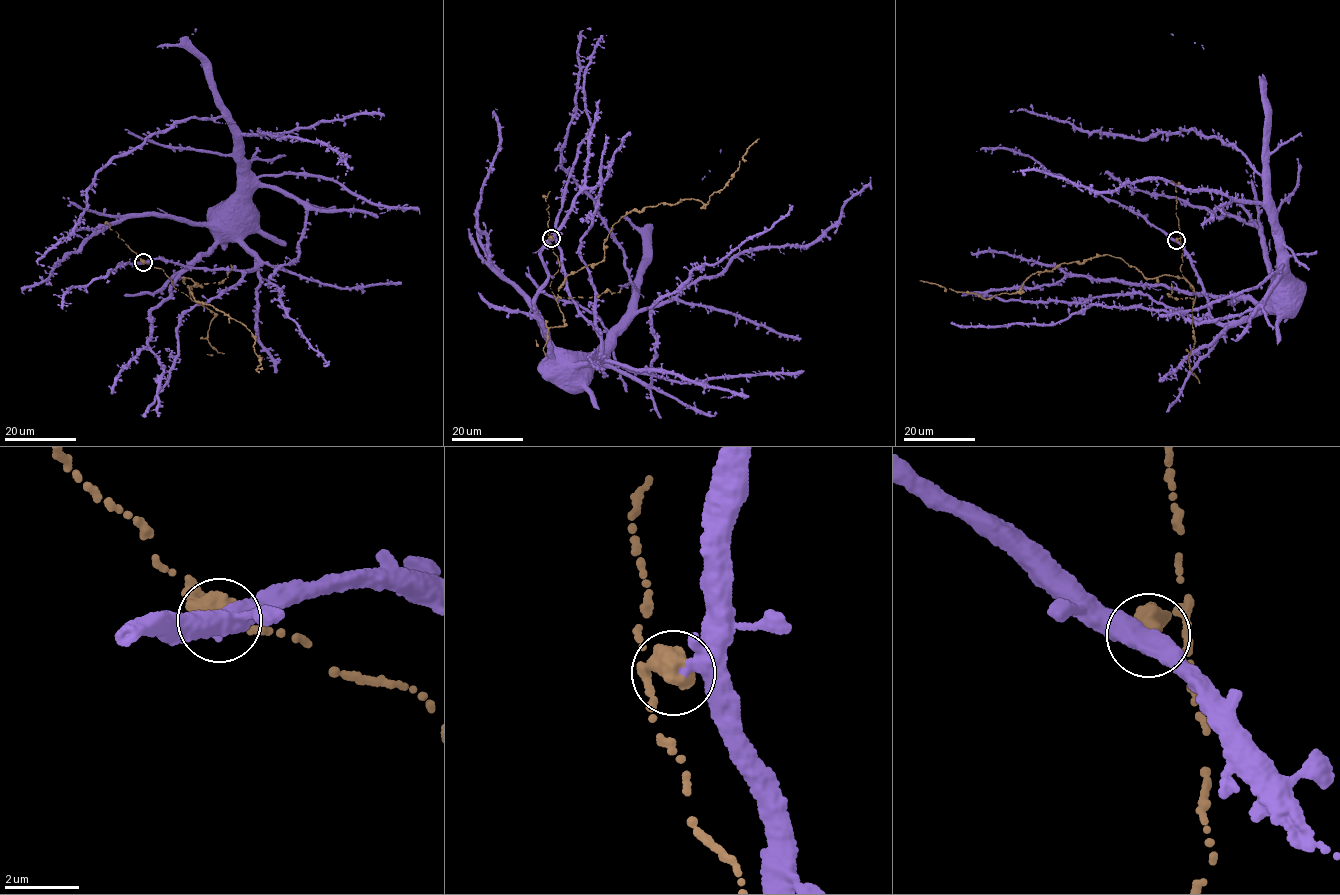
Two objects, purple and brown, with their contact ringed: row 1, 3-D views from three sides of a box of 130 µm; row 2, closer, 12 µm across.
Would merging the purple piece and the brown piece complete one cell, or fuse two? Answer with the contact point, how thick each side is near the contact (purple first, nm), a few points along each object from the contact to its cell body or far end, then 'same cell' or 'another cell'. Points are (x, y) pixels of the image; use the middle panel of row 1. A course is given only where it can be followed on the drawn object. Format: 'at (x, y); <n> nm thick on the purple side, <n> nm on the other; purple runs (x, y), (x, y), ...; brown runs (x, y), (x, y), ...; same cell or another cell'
at (551, 238); 360 nm thick on the purple side, 700 nm on the other; purple runs (551, 238), (559, 250), (570, 293), (594, 327), (600, 353), (593, 361), (572, 364), (552, 356), (543, 363); brown runs (551, 238), (556, 299), (565, 277), (603, 260), (620, 218), (661, 203), (707, 203), (759, 139); another cell

